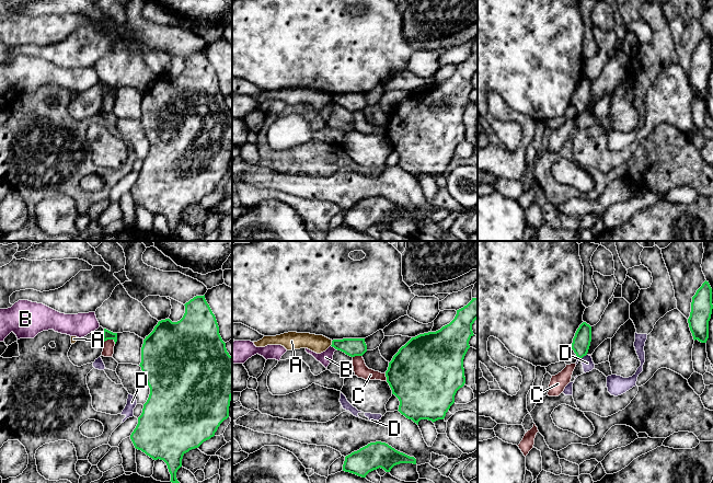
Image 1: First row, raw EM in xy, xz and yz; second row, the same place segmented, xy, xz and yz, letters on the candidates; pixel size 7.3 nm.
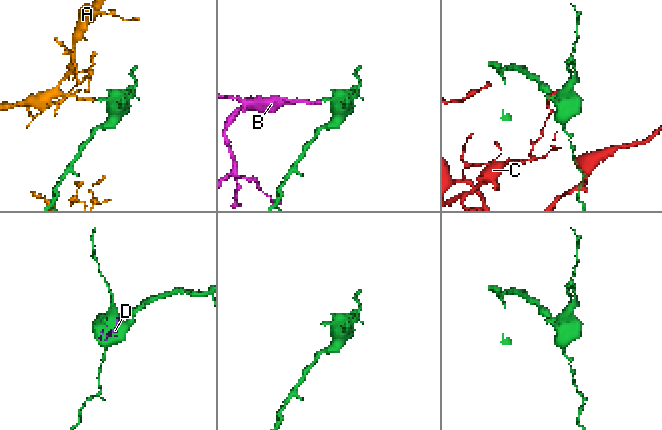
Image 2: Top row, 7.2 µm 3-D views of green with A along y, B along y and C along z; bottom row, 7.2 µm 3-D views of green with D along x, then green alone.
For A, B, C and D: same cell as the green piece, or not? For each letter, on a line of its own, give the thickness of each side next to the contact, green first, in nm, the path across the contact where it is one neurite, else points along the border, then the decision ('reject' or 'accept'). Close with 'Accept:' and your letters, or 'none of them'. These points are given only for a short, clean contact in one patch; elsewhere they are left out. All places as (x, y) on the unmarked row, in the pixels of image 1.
A: 130 nm thick on the green side, 130 nm on the other; border along xz (332, 95), (330, 100); reject
B: 130 nm thick on the green side, 90 nm on the other; border along xz (331, 100), (337, 104); reject
C: 70 nm thick on the green side, 80 nm on the other; reject
D: 130 nm thick on the green side, 90 nm on the other; reject
Accept: none of them

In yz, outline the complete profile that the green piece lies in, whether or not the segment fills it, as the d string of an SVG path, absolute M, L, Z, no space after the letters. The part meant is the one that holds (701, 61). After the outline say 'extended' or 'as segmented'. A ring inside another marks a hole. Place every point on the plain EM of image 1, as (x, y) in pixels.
M705 35L692 51L691 67L688 73L694 95L706 97L712 64L712 43L709 36Z; as segmented

